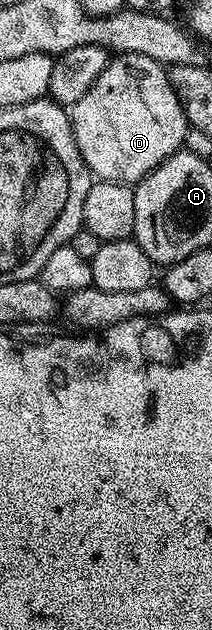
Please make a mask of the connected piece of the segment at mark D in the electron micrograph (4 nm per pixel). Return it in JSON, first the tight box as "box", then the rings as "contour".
{"box":[71,53,191,183],"contour":[[[123,53],[114,56],[110,60],[109,66],[103,71],[103,75],[99,75],[99,79],[95,79],[91,91],[87,91],[87,95],[83,95],[83,99],[79,99],[79,103],[72,105],[71,120],[73,122],[75,143],[79,143],[79,151],[83,155],[83,159],[94,178],[102,181],[124,181],[126,183],[142,181],[151,170],[158,169],[172,153],[178,152],[184,146],[185,136],[191,127],[189,119],[185,116],[181,106],[181,101],[177,97],[177,92],[171,87],[166,66],[160,65],[155,59],[147,59],[147,55],[139,55],[138,53]]]}

